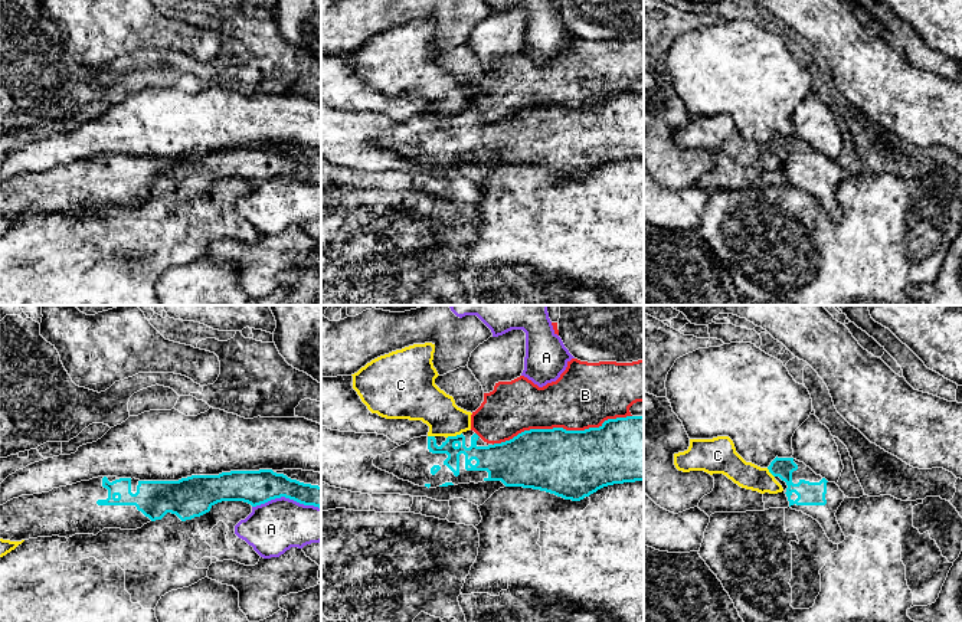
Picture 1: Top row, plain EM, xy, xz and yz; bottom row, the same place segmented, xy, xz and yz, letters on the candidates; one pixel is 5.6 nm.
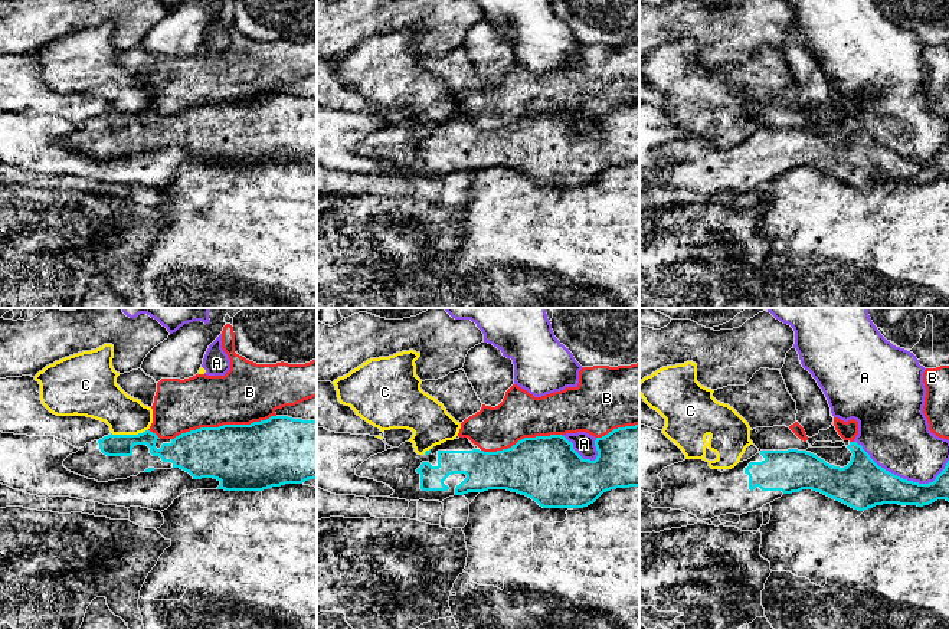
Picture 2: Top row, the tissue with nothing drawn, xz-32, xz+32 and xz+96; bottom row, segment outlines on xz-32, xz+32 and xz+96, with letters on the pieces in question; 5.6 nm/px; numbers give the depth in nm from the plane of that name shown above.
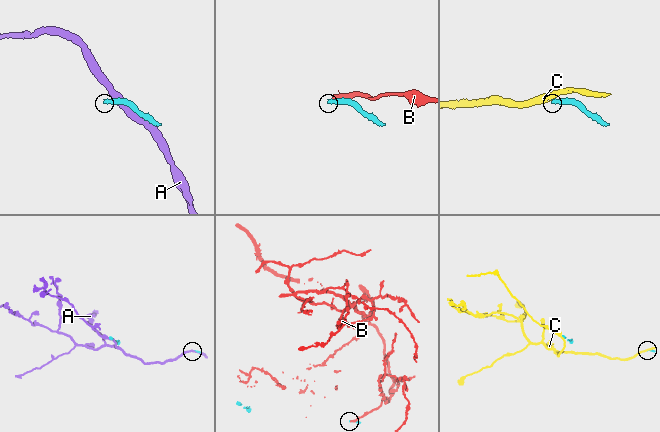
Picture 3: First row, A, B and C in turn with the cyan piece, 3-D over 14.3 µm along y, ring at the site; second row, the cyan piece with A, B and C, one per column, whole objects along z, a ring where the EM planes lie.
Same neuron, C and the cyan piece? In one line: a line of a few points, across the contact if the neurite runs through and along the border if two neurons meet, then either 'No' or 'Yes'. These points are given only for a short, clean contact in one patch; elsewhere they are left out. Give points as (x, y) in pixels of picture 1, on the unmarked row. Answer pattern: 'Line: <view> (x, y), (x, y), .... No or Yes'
Line: xz (461, 110), (447, 115). No

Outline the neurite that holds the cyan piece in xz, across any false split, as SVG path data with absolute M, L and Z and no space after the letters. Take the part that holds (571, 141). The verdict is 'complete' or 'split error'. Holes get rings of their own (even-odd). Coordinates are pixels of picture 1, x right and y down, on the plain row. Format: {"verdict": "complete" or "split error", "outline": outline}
{"verdict": "split error", "outline": "M644 94L608 96L599 105L585 108L530 107L488 124L471 107L448 115L421 114L377 132L373 143L419 164L501 158L505 164L533 166L580 179L608 163L644 158Z"}

